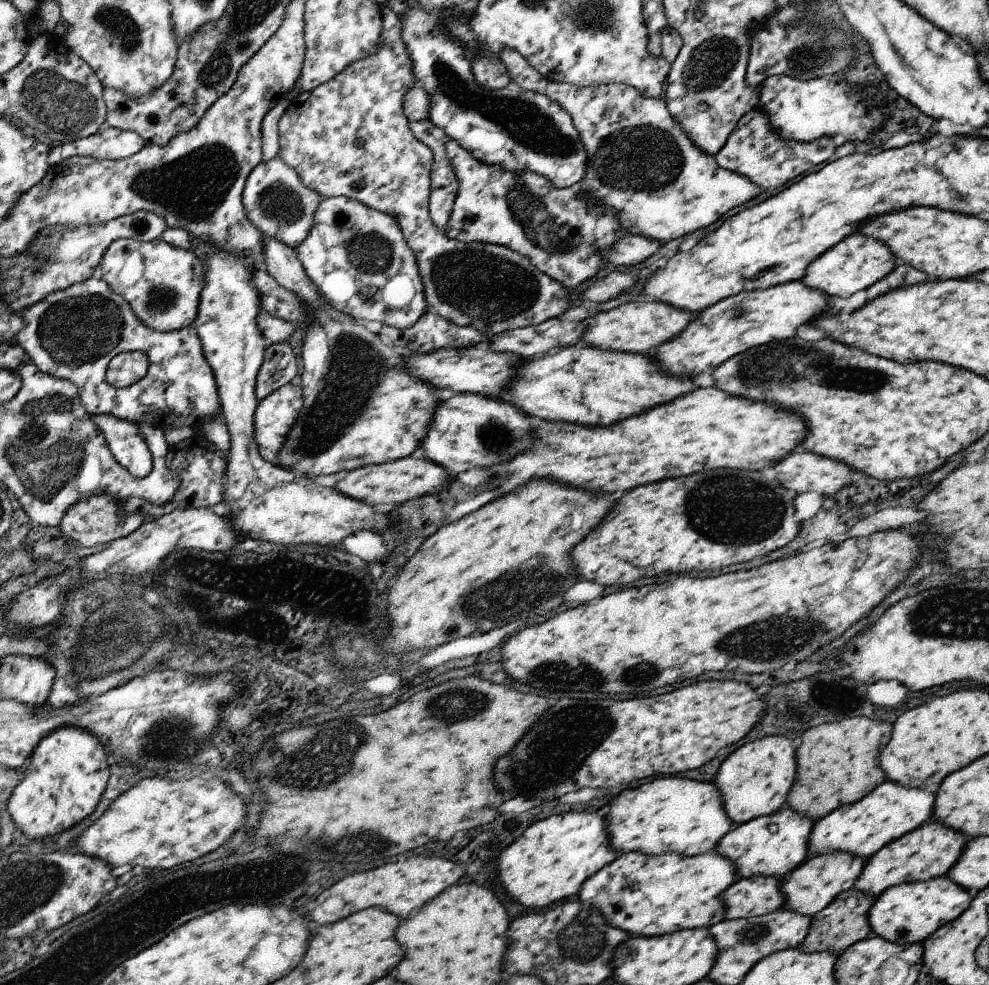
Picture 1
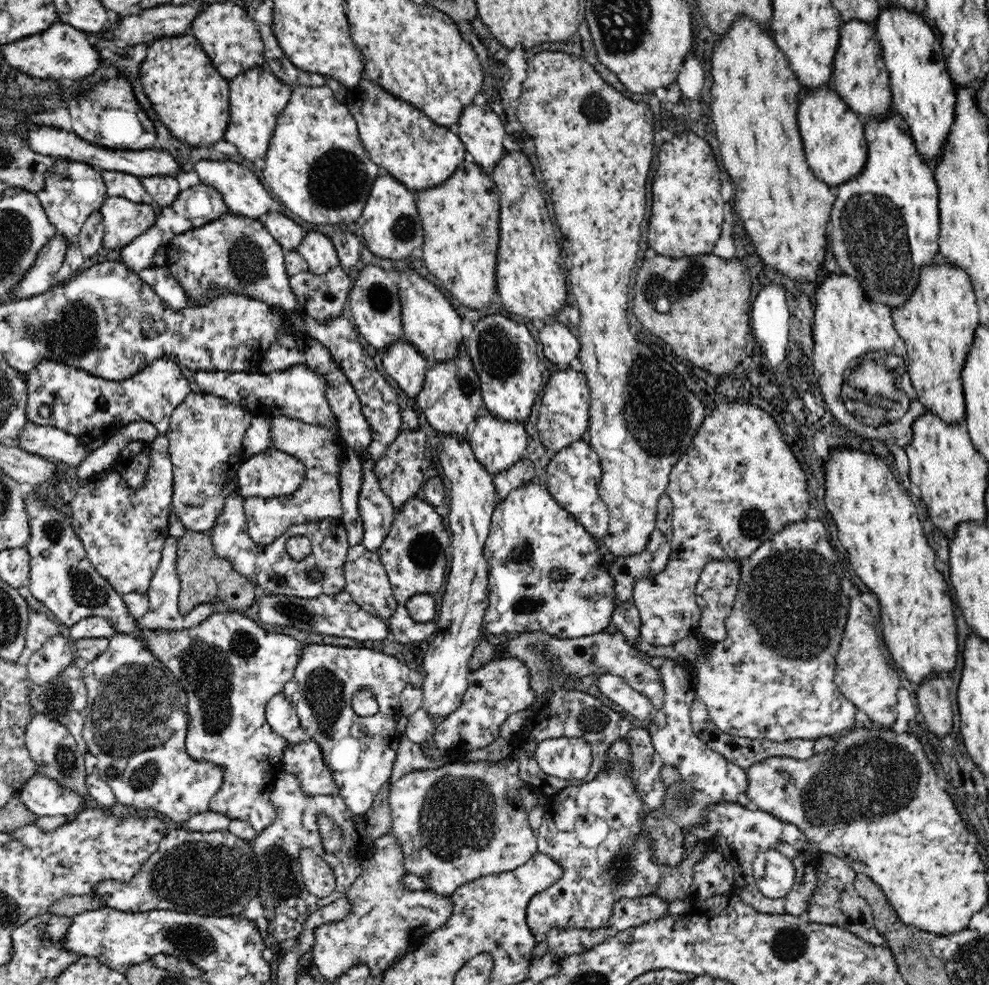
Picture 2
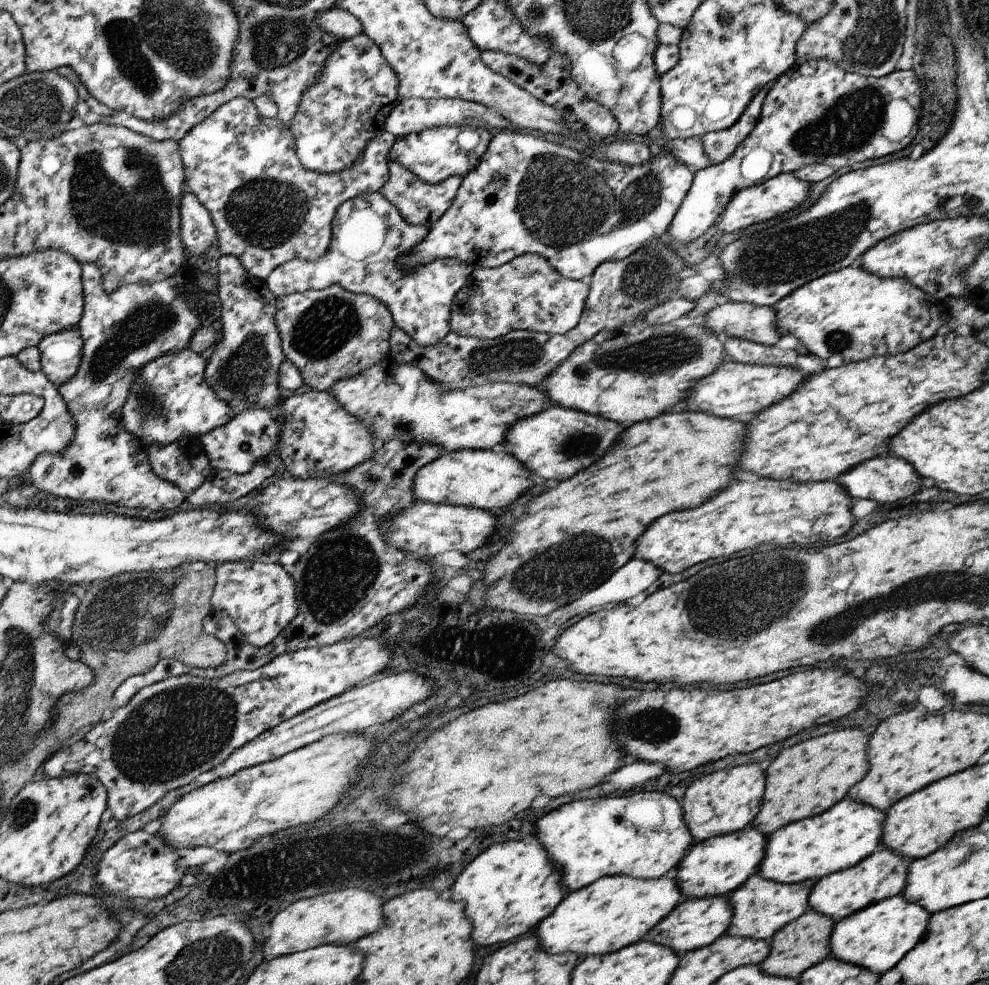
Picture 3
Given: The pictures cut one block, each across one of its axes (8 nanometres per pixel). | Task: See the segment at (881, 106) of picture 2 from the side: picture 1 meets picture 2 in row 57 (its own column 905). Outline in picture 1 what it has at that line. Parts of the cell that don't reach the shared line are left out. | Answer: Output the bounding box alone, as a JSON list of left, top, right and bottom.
[852,820,967,899]

